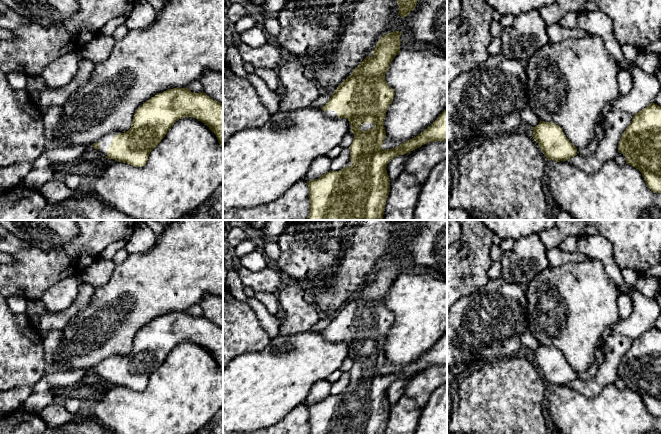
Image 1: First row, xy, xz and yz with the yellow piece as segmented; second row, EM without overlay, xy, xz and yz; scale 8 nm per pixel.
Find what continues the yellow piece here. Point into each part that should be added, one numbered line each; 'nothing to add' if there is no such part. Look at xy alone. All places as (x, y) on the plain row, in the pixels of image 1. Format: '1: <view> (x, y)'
1: xy (104, 366)

